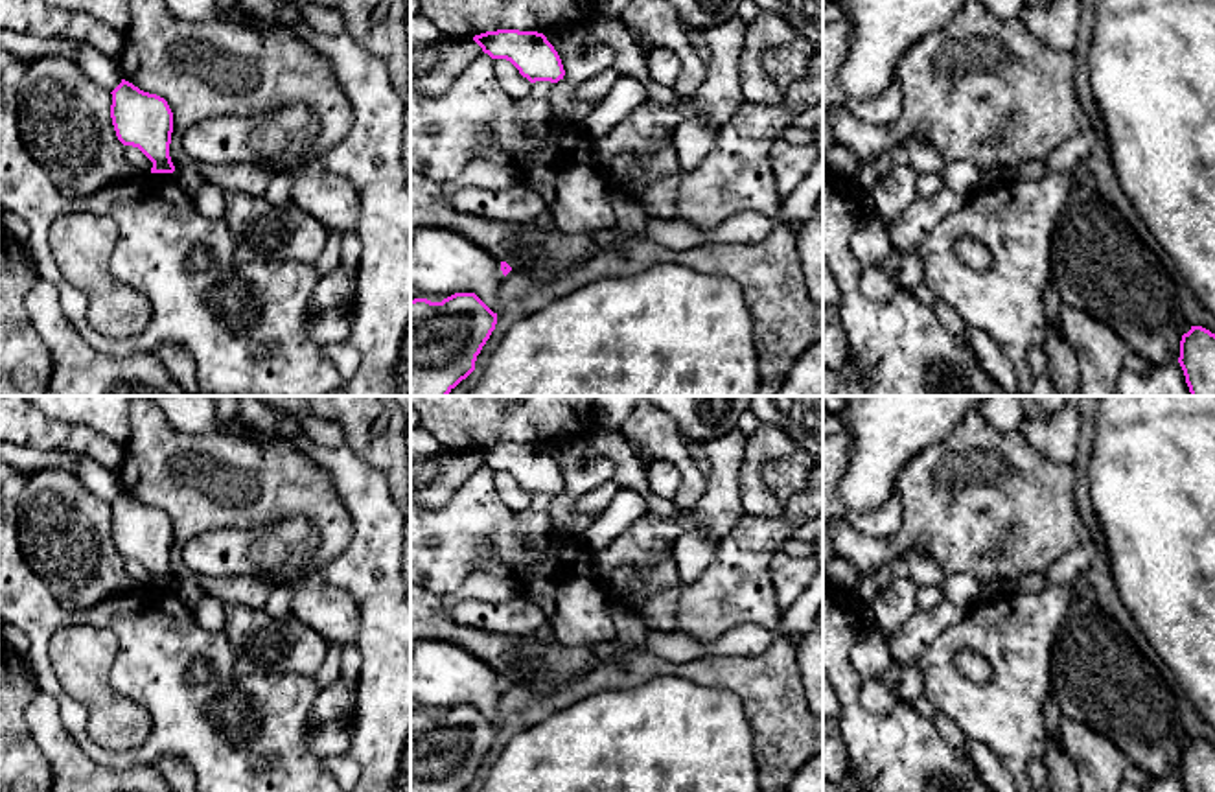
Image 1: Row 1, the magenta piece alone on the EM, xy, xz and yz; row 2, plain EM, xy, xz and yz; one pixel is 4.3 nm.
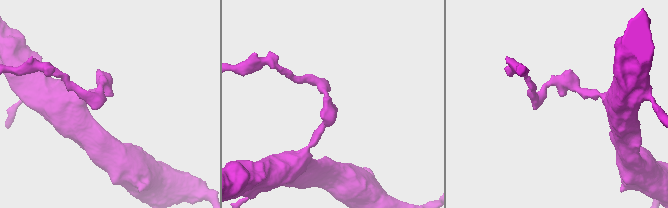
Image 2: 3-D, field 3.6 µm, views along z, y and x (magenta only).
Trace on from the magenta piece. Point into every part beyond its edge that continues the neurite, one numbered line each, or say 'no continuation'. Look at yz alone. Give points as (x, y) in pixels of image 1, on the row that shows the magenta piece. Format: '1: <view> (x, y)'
no continuation

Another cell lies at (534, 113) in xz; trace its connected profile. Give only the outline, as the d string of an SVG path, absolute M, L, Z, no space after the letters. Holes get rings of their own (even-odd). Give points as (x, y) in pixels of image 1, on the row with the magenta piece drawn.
M536 81L530 85L526 98L515 99L515 112L521 122L521 129L530 136L538 136L552 116L549 94L554 83Z

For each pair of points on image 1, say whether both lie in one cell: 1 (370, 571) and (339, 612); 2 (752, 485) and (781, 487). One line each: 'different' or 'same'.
1: different
2: different

